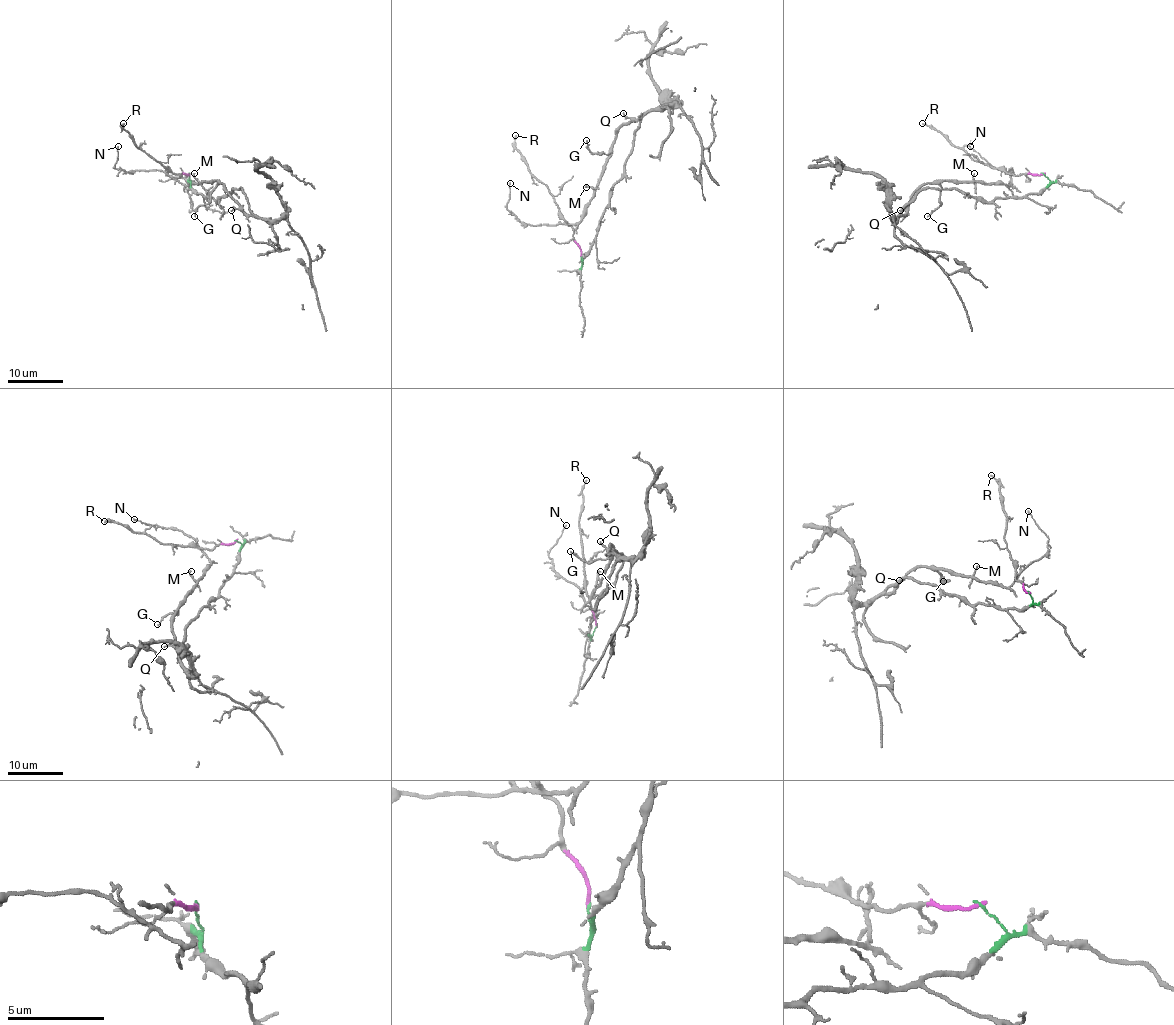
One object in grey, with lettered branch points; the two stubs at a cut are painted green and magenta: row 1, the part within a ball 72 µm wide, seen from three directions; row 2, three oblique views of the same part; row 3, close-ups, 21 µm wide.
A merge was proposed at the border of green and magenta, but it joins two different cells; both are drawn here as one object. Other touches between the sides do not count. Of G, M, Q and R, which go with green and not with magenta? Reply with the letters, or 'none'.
G, M, Q

